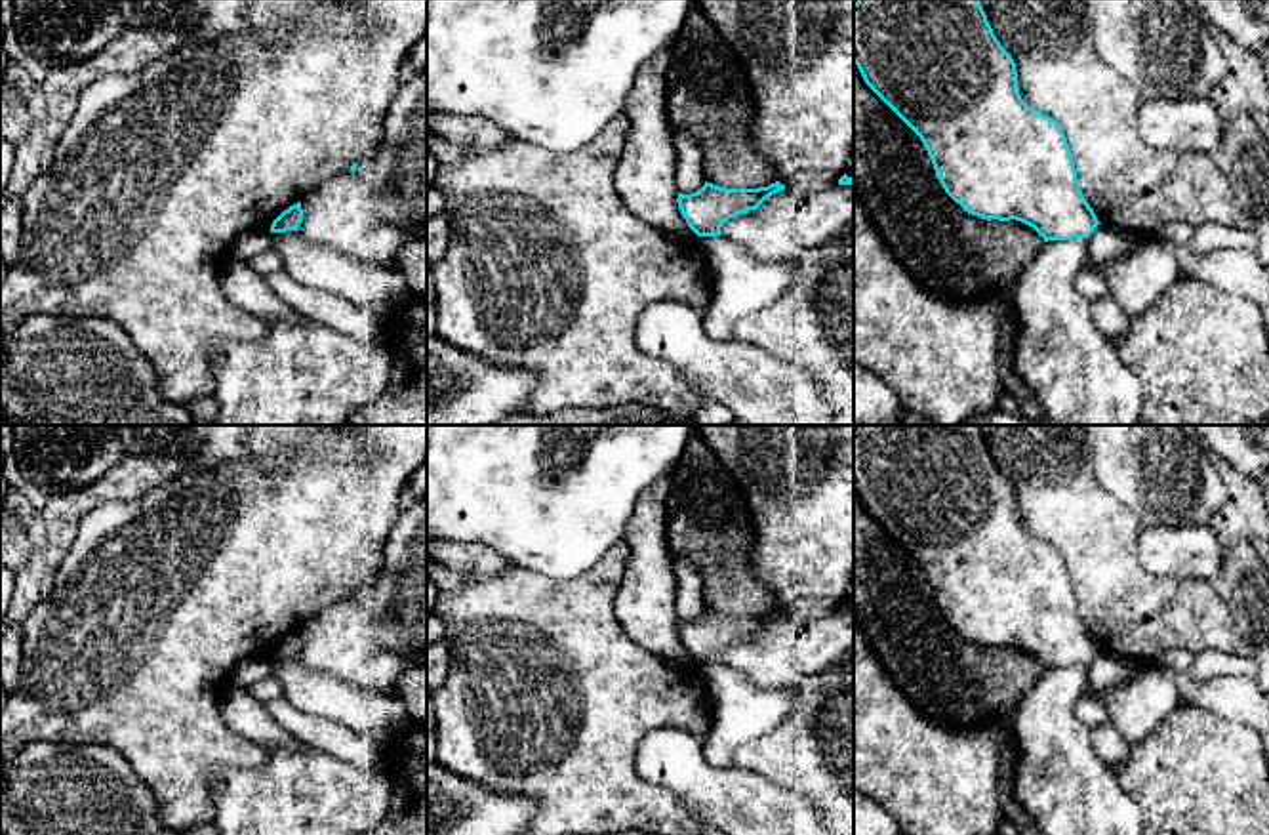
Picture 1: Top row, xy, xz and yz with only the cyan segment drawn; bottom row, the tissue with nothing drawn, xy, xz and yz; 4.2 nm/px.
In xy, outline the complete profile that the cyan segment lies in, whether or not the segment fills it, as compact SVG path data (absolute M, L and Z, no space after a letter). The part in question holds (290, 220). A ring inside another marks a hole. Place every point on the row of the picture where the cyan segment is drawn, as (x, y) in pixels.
M301 202L284 210L271 225L271 233L286 233L299 229L303 221Z

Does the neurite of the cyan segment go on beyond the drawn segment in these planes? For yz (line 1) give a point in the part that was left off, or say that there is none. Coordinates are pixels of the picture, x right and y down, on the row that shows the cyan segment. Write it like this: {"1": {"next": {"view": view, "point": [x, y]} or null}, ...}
{"1": {"next": null}}

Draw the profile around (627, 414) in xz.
M627 402L604 410L564 410L547 416L514 412L492 425L701 425L694 418L663 416L655 408Z

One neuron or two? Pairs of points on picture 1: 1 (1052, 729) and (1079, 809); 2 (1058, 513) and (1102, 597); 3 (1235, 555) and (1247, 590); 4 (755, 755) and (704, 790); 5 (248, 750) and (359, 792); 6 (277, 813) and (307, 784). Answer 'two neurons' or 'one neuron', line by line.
1: one neuron
2: one neuron
3: one neuron
4: two neurons
5: two neurons
6: one neuron

